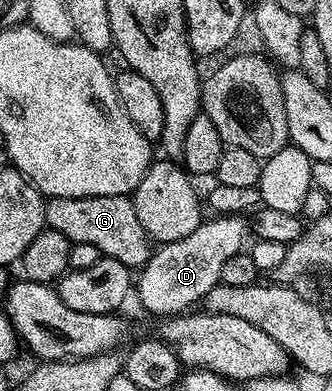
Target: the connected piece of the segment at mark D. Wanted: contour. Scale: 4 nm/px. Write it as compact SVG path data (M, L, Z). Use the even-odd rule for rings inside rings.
M213 215L202 220L191 235L183 239L164 242L160 247L154 248L150 252L148 261L140 266L138 275L135 277L135 297L141 300L141 305L149 313L154 313L154 318L175 317L178 313L188 313L194 308L196 303L204 302L205 297L211 291L211 287L221 284L223 266L227 264L227 259L231 255L242 252L246 248L247 240L245 236L250 236L251 229L246 218L241 215Z

